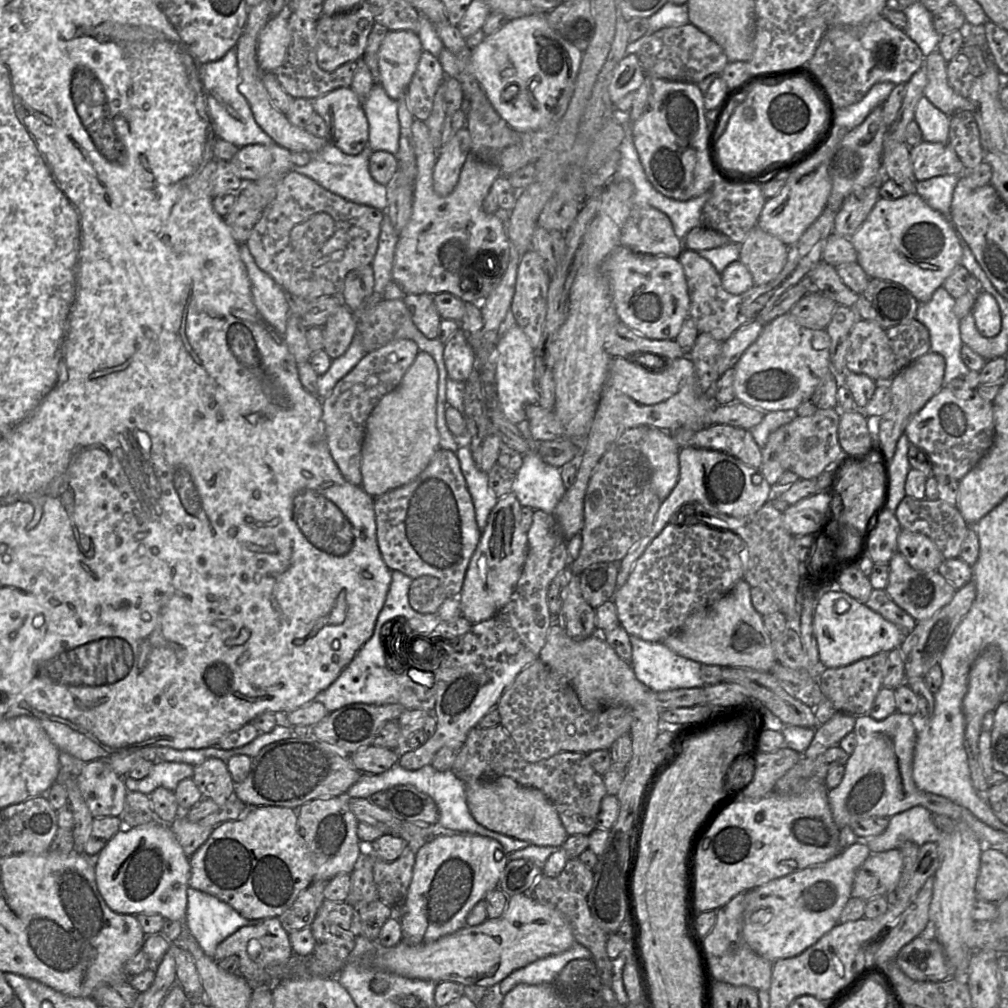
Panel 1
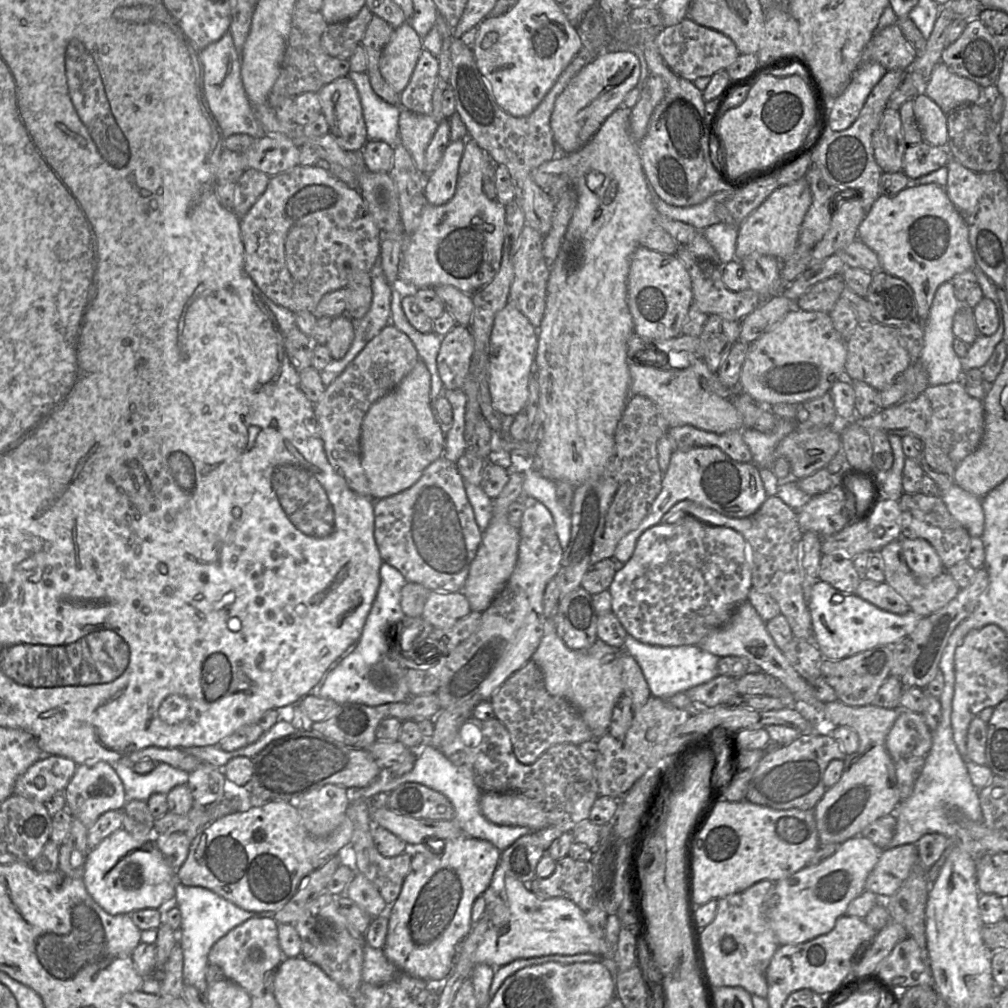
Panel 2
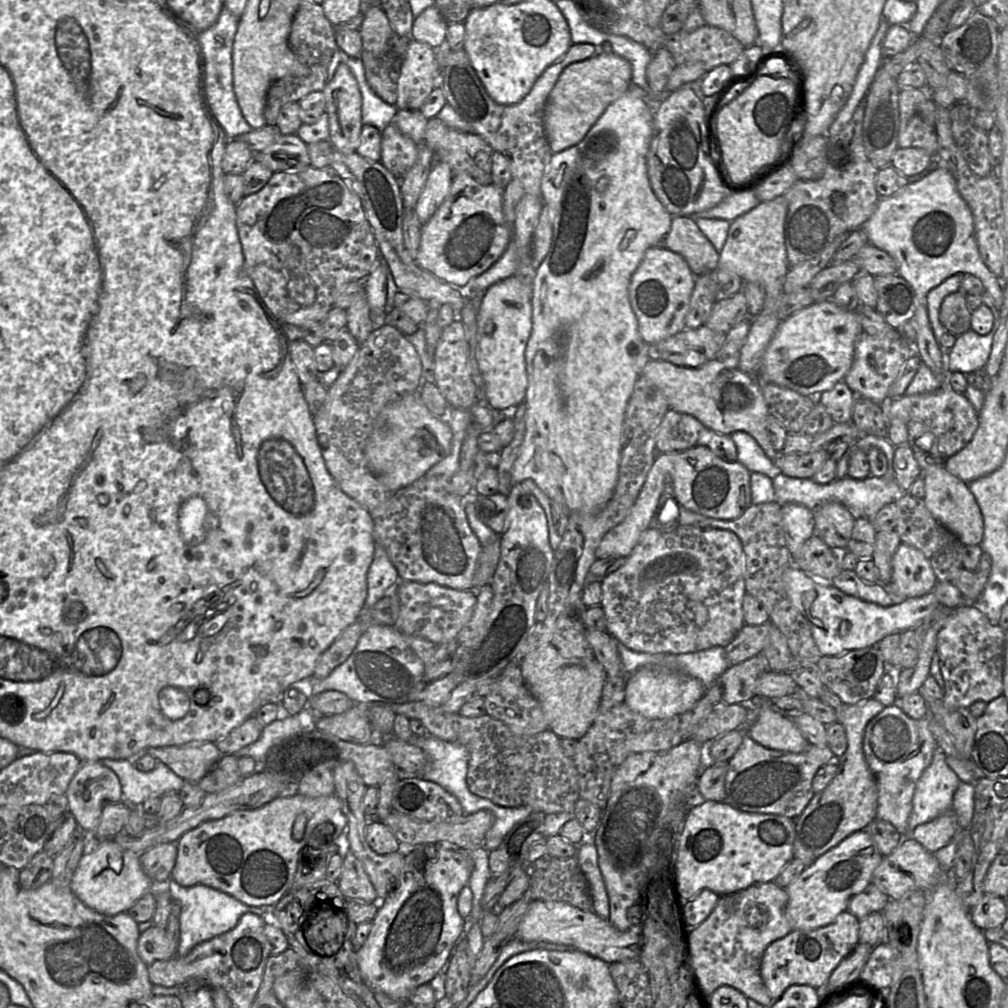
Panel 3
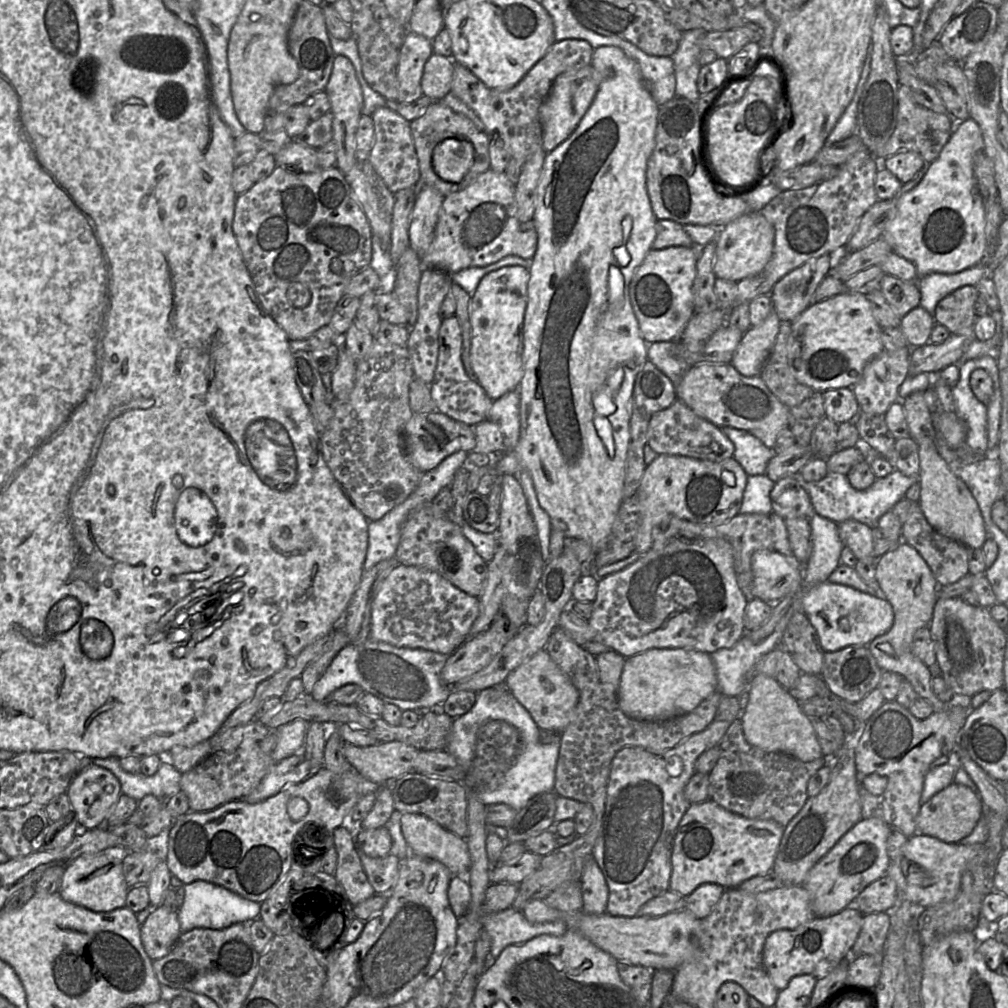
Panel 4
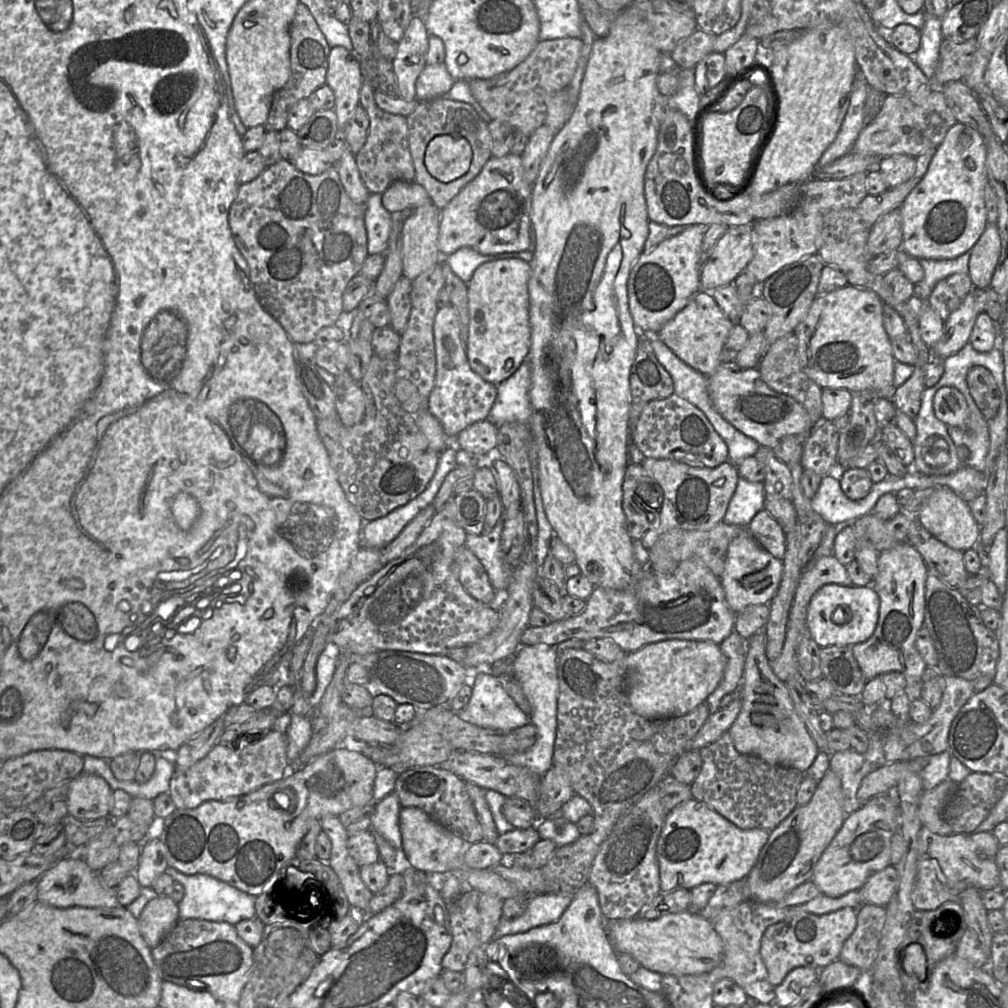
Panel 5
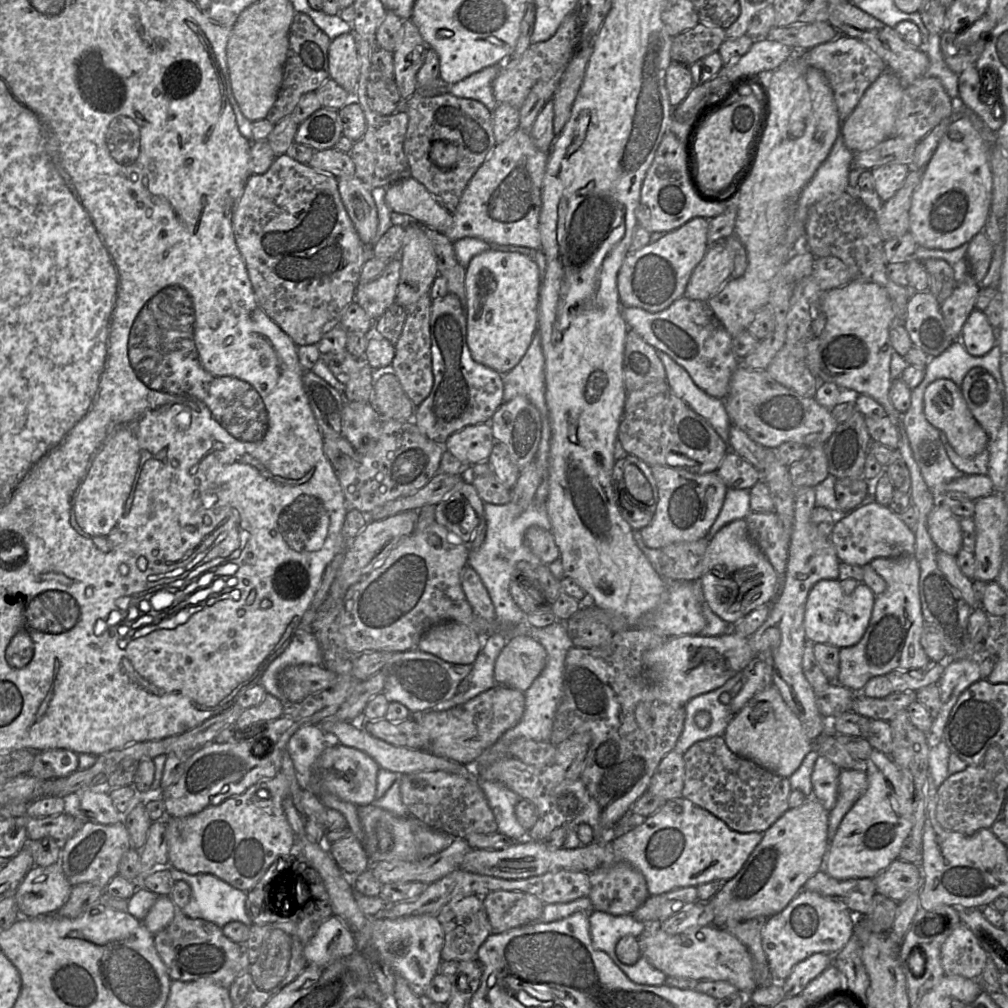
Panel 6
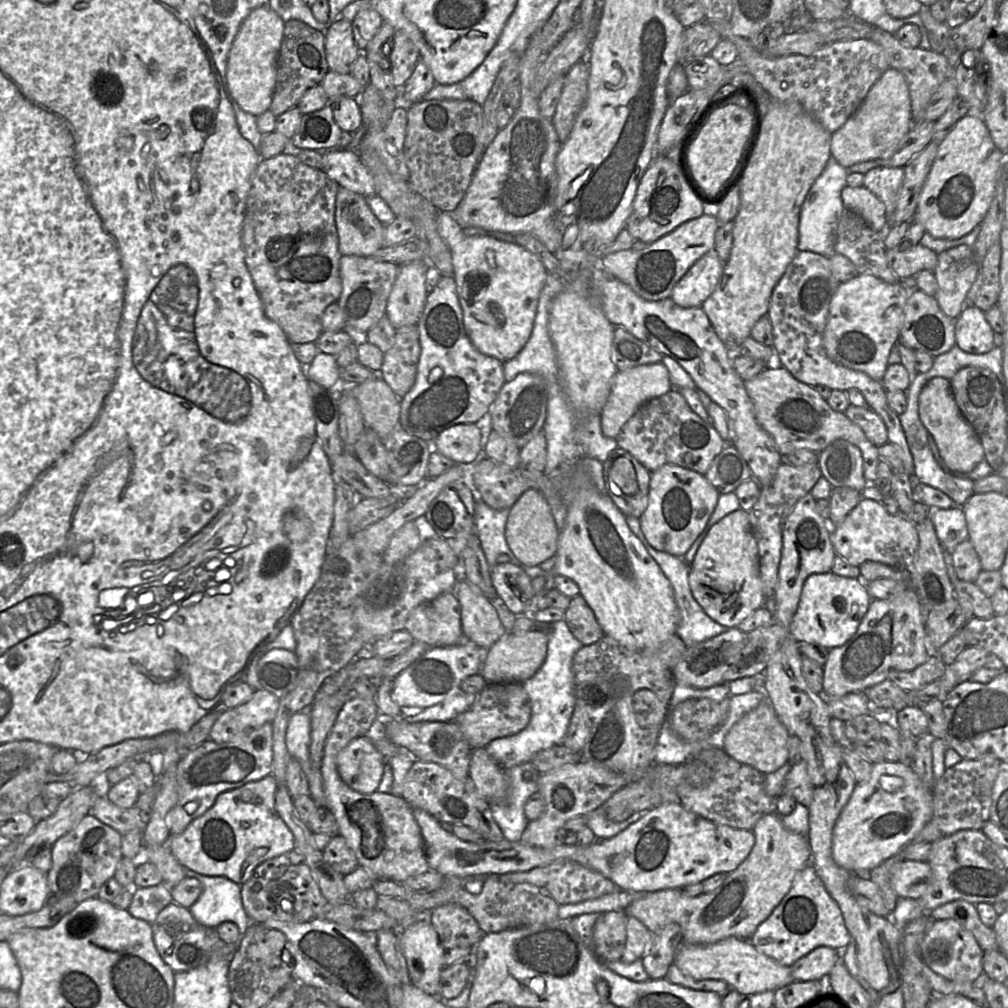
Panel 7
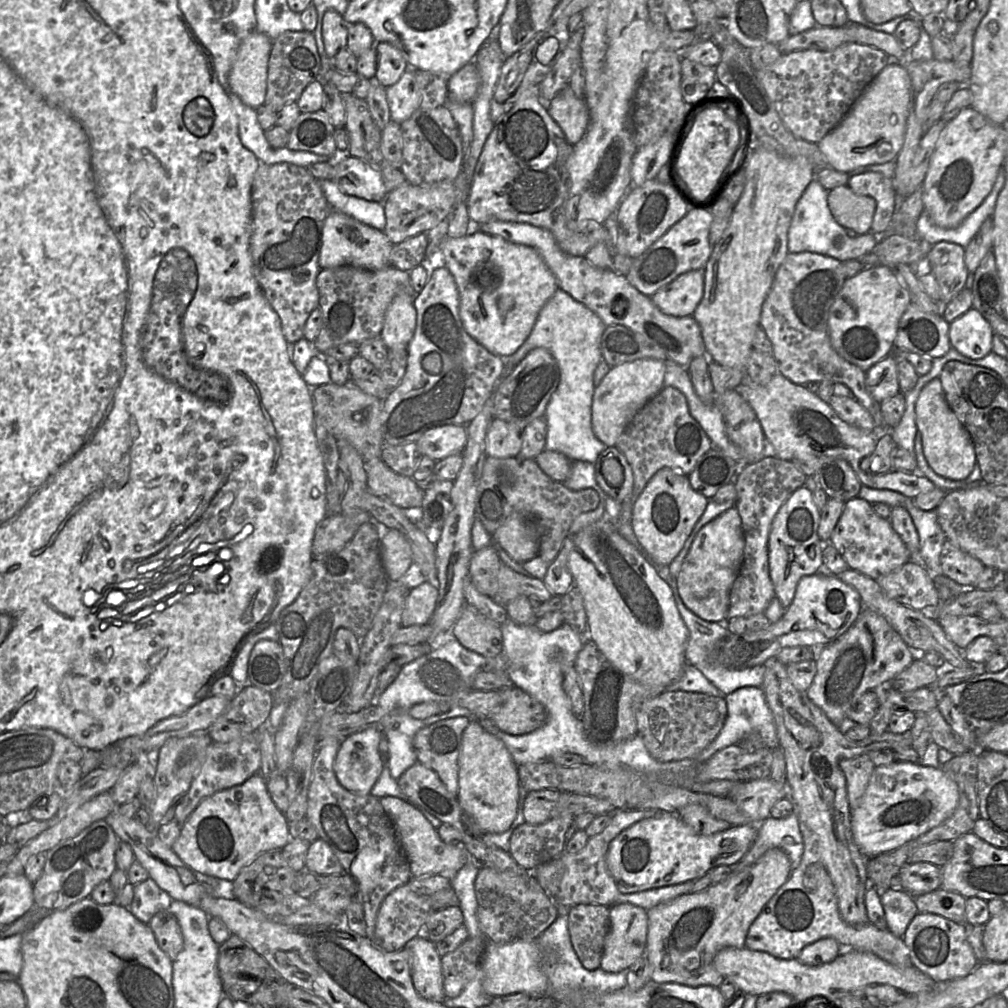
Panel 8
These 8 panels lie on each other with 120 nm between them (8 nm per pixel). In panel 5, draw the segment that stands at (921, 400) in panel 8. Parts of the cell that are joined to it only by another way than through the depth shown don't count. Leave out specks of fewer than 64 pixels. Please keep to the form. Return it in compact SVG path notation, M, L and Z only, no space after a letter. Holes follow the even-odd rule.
M941 387L934 395L935 416L947 426L962 427L969 417L969 409L962 393L954 387Z

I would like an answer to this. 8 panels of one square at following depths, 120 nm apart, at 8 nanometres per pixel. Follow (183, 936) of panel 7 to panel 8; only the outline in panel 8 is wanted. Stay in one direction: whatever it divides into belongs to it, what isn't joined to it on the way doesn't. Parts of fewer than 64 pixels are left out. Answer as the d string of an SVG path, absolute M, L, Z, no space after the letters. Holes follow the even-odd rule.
M169 910L154 915L148 923L160 949L174 961L183 949L183 935L177 918Z

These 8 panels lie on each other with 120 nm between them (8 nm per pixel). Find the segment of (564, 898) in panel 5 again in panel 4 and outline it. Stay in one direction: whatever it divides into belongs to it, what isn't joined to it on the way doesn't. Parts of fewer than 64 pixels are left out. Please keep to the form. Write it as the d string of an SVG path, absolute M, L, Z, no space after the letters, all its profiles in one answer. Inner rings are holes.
M513 907L488 914L484 929L491 939L491 960L509 945L522 944L542 934L561 936L568 930L563 921L530 923L522 911Z

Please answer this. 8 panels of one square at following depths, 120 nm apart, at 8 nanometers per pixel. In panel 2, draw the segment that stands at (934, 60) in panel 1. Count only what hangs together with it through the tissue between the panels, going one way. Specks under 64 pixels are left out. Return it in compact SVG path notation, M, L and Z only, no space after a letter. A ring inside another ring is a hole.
M943 62L934 68L924 94L945 114L964 105L989 103L989 98L984 96L983 89L976 82L955 74Z

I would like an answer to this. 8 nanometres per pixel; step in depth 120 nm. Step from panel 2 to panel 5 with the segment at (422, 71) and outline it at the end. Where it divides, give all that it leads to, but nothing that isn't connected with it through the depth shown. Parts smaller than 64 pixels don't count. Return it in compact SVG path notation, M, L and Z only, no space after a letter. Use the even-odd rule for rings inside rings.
M414 14L403 37L397 43L393 70L398 82L399 97L404 100L411 101L416 98L416 81L427 64L429 36L424 18Z

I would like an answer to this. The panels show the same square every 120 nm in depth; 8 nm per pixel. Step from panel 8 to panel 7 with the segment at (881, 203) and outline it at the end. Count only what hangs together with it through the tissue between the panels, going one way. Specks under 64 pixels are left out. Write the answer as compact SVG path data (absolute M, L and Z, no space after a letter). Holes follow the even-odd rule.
M881 166L864 174L864 187L874 193L885 205L887 218L893 214L901 185L904 167Z

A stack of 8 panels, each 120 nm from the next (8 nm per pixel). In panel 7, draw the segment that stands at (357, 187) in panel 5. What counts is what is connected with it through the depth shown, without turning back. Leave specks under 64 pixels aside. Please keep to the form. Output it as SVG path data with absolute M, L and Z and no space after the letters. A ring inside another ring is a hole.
M339 186L335 223L342 256L372 256L383 247L384 224L366 203L365 196Z

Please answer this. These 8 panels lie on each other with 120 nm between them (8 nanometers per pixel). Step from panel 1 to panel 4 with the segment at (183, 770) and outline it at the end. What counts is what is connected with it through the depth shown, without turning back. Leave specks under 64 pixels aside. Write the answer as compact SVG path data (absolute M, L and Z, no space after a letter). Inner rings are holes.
M97 758L92 759L91 763L112 772L120 782L122 794L136 801L148 795L166 800L181 791L182 774L166 758L162 759L159 769L152 776L128 773L121 768L116 758Z

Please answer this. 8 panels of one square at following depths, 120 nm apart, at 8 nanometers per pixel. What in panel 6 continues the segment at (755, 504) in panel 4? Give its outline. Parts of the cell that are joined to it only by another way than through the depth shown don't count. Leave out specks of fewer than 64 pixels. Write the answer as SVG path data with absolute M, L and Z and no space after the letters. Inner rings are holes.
M728 488L722 508L705 539L710 541L726 524L734 520L745 519L751 512L749 503L750 492L748 489Z

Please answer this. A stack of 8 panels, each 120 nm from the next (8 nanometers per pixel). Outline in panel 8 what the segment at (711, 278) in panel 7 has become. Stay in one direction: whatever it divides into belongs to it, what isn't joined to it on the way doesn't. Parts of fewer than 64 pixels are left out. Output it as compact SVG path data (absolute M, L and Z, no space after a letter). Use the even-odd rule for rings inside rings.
M704 269L685 272L657 290L651 300L667 315L691 316L703 297L704 275Z

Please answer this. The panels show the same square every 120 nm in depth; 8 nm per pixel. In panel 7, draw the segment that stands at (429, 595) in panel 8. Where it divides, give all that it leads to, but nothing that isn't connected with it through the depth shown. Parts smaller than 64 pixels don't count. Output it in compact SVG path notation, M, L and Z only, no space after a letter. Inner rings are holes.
M454 592L443 593L417 606L405 623L416 642L430 647L453 646L465 640L461 625L461 607Z

